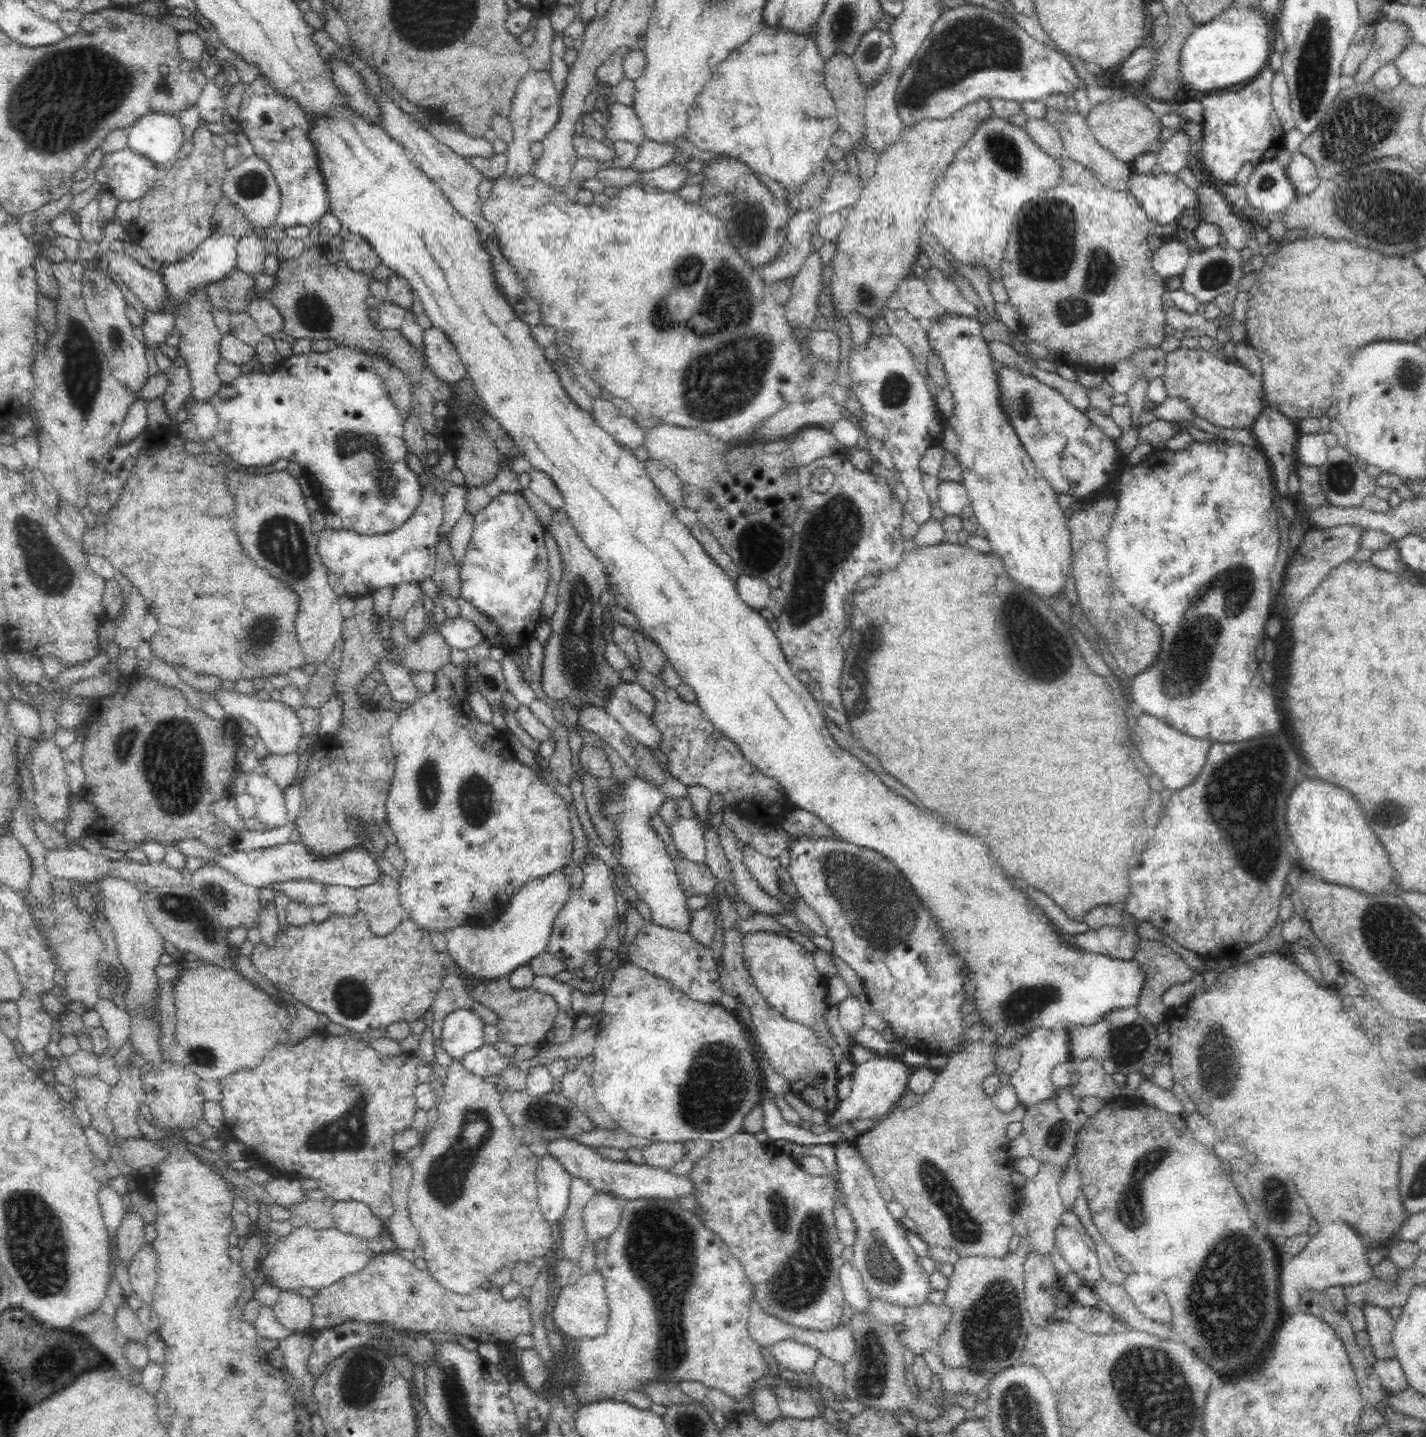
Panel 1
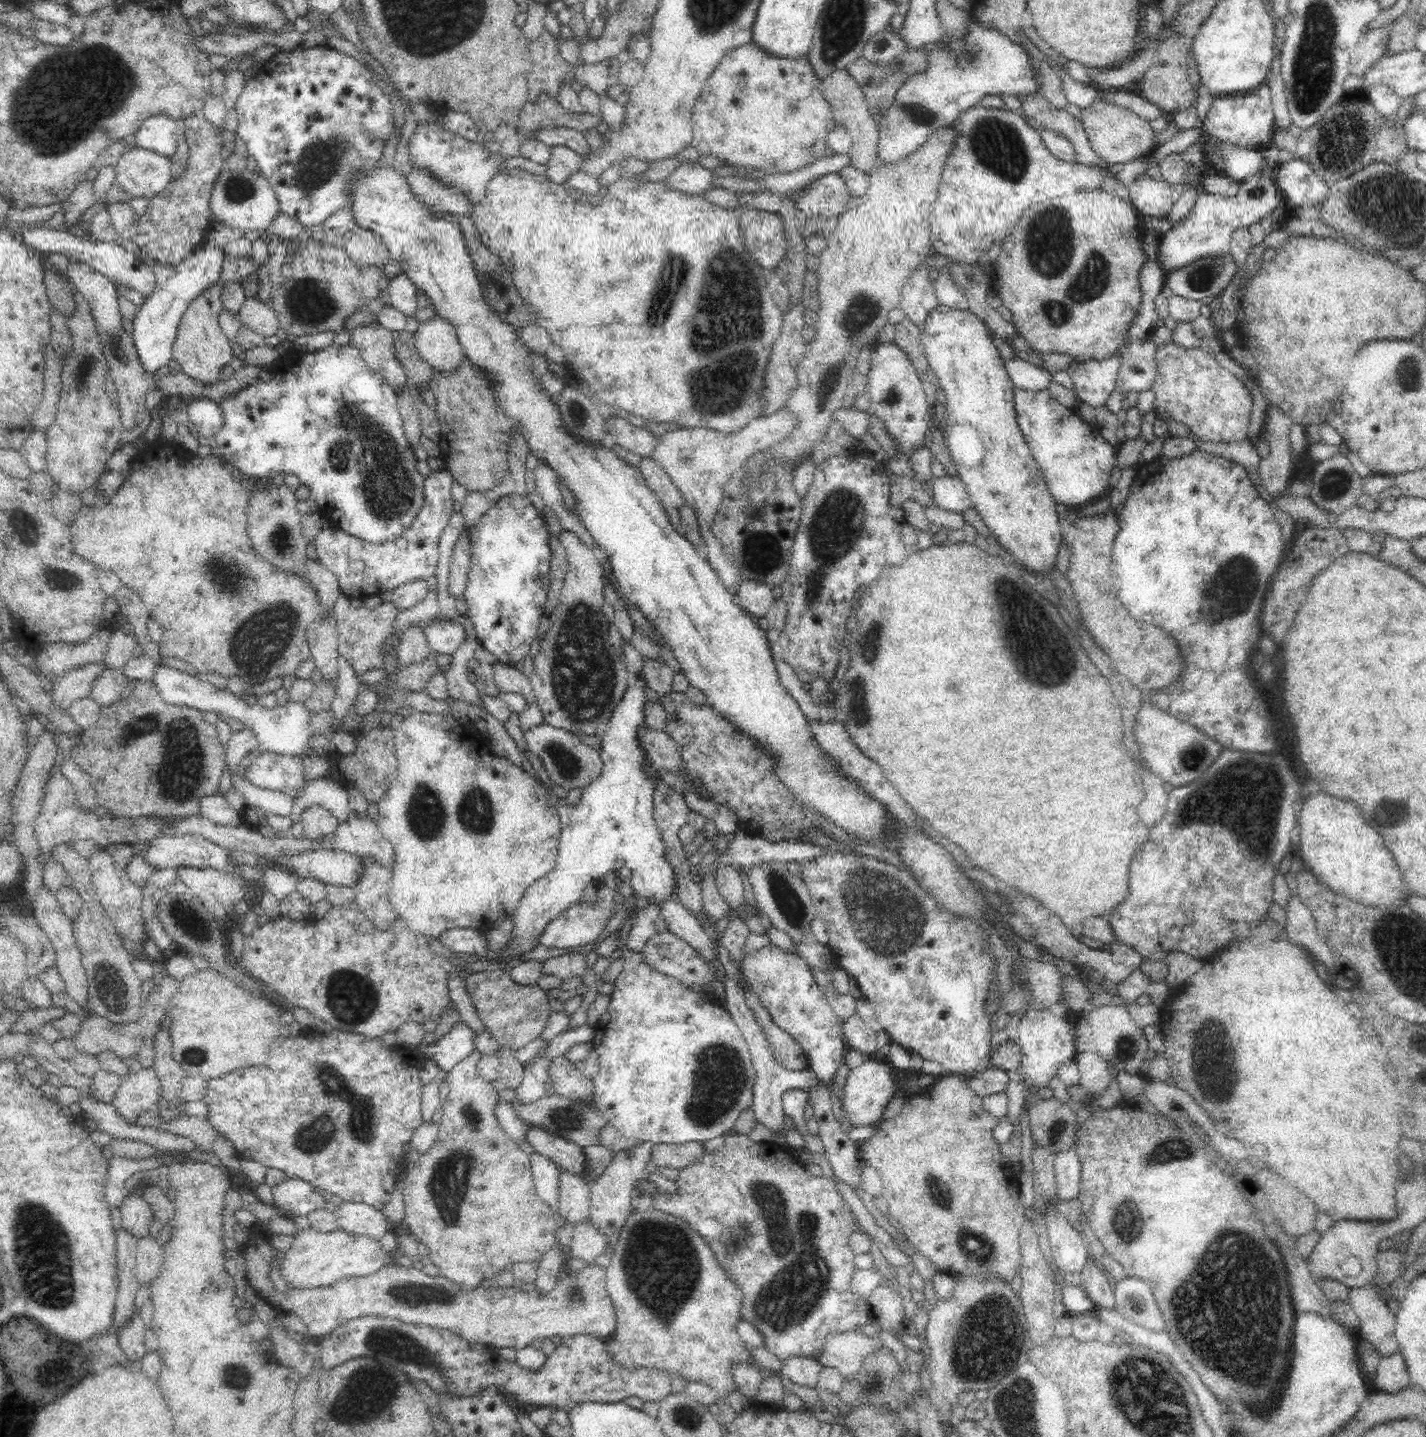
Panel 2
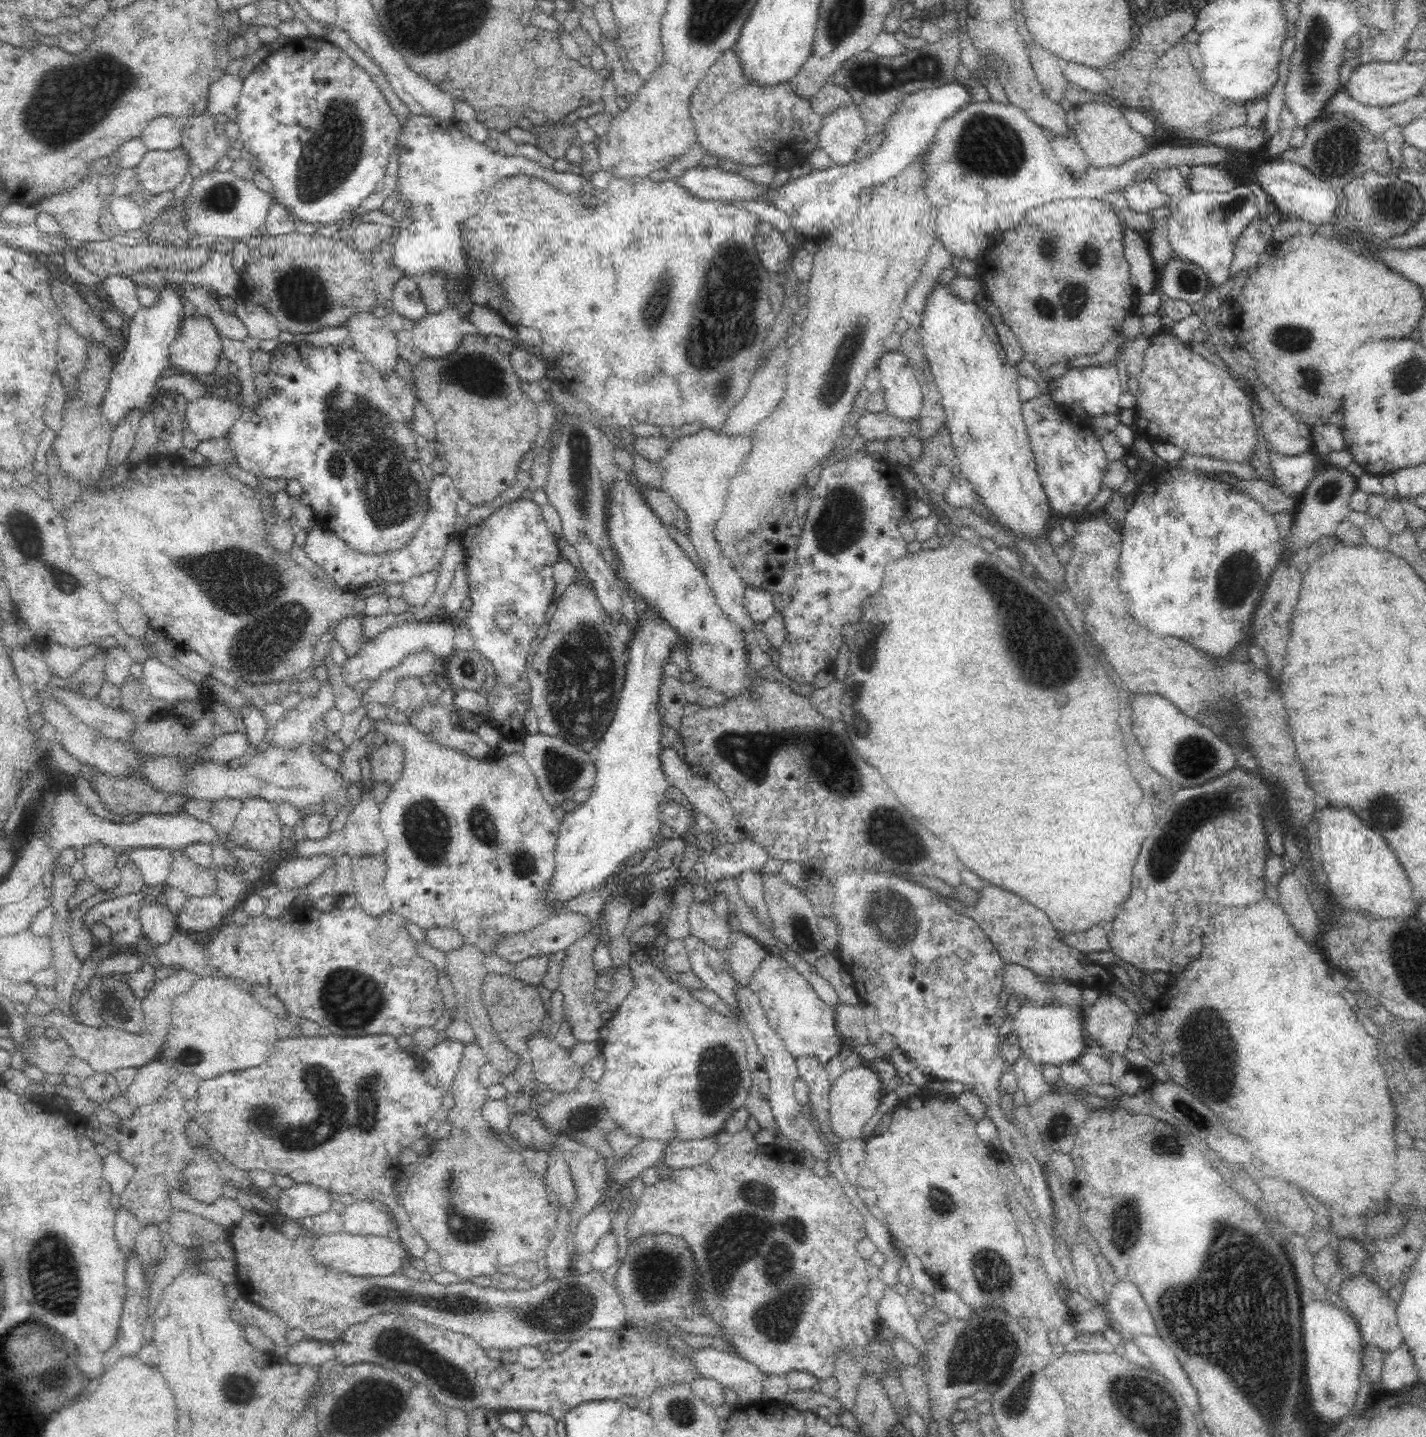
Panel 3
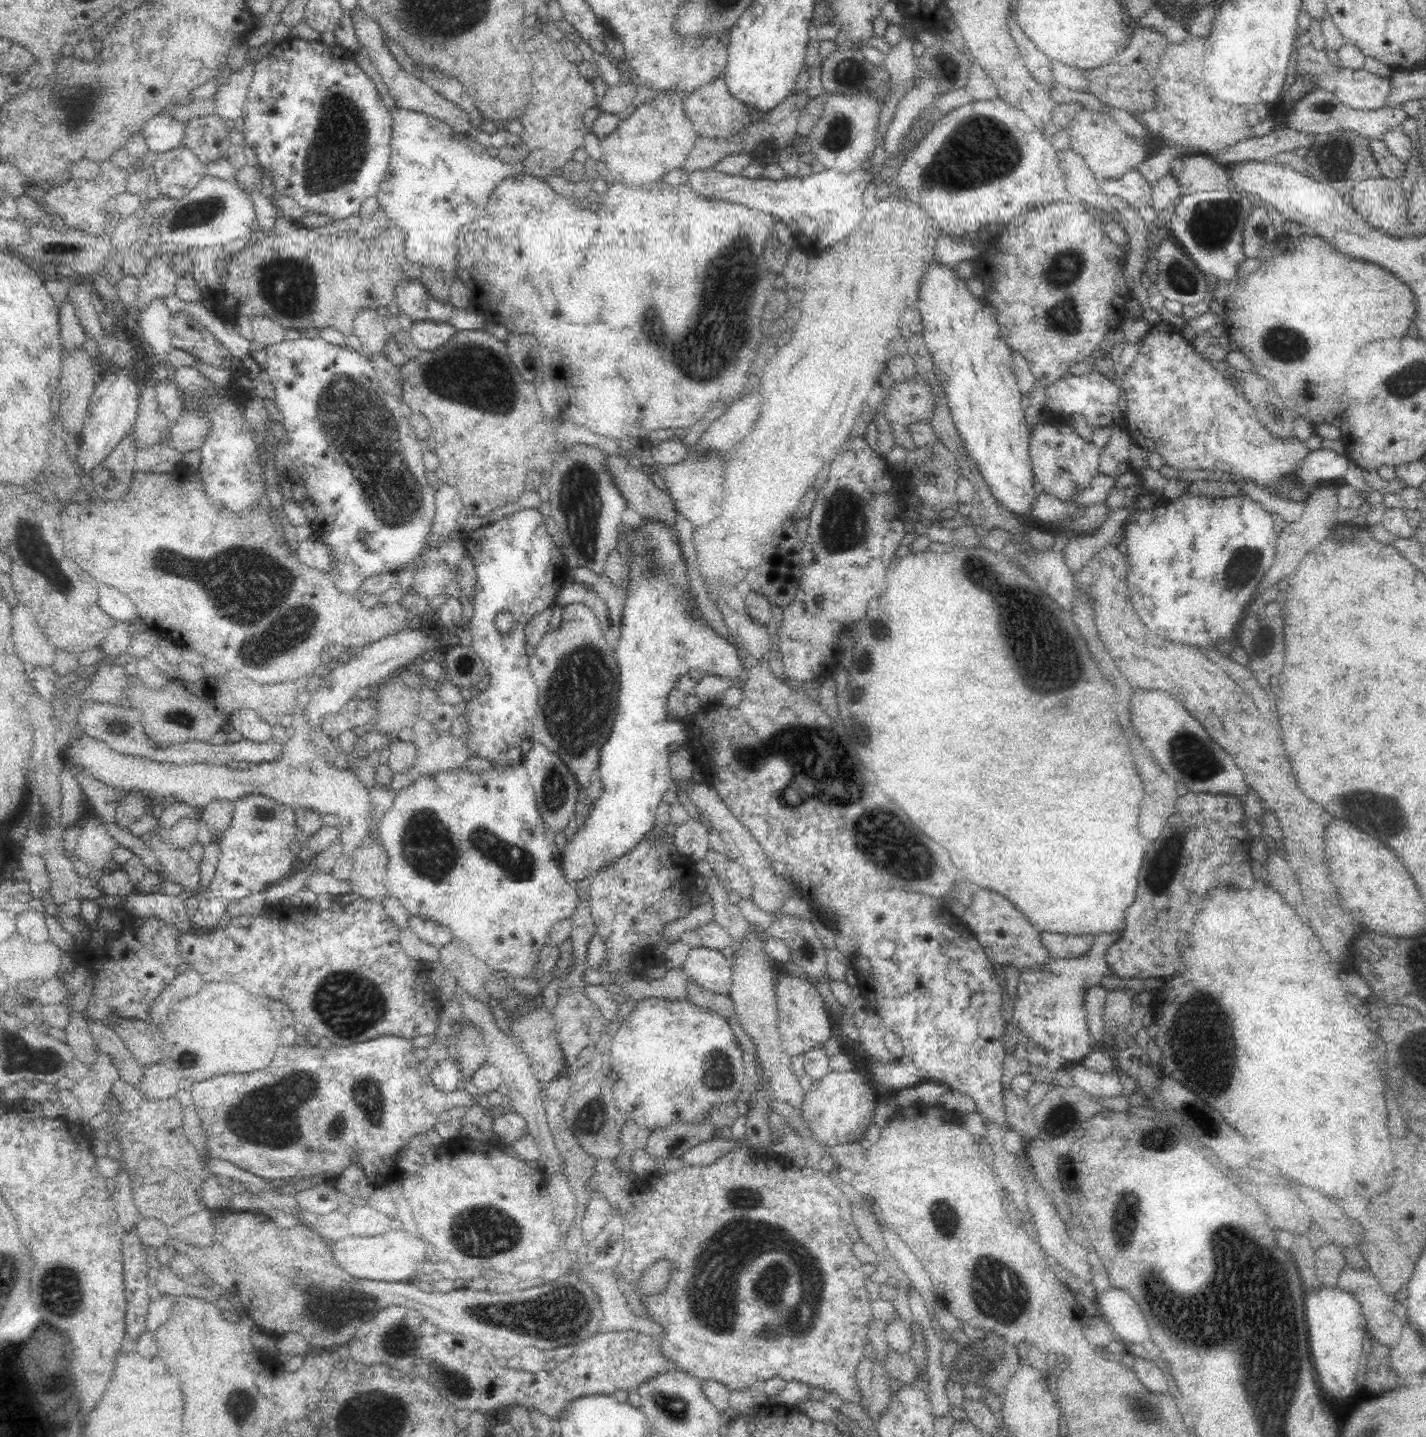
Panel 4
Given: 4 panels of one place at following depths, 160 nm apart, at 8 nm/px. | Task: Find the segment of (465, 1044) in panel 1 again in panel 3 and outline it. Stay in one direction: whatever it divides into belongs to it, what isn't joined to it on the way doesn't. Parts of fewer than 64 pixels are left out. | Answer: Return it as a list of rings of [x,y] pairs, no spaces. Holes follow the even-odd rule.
[[[440,1040],[424,1057],[430,1062],[429,1071],[437,1076],[437,1085],[450,1088],[459,1069],[464,1045],[458,1041]]]

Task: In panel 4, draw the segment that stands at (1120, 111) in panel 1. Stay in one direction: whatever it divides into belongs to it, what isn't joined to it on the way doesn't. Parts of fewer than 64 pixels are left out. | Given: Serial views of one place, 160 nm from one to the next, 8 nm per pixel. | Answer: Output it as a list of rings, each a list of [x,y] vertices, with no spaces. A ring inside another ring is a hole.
[[[1082,108],[1077,110],[1069,121],[1069,148],[1080,155],[1099,182],[1104,179],[1120,178],[1125,172],[1136,170],[1150,155],[1141,141],[1128,135],[1118,125],[1114,115],[1100,115],[1095,110]]]

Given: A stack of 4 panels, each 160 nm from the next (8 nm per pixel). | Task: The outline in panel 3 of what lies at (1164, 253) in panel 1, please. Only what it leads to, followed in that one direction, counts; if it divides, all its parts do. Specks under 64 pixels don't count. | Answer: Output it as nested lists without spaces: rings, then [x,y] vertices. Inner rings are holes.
[[[1237,184],[1230,192],[1216,192],[1206,196],[1192,192],[1177,198],[1172,207],[1165,237],[1171,242],[1173,256],[1200,266],[1212,285],[1219,286],[1228,280],[1235,244],[1248,223],[1258,214],[1256,196],[1252,190]]]

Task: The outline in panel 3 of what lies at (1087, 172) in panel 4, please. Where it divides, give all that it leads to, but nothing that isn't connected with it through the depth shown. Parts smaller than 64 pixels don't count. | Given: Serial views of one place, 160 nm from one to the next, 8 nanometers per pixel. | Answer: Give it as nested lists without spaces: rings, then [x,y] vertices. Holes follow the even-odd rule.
[[[1051,135],[1051,145],[1060,164],[1068,171],[1070,177],[1081,179],[1090,165],[1074,137]]]

